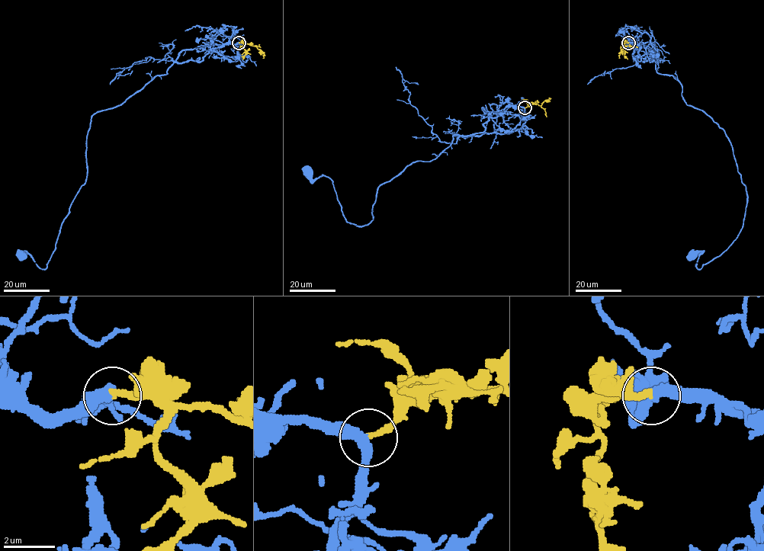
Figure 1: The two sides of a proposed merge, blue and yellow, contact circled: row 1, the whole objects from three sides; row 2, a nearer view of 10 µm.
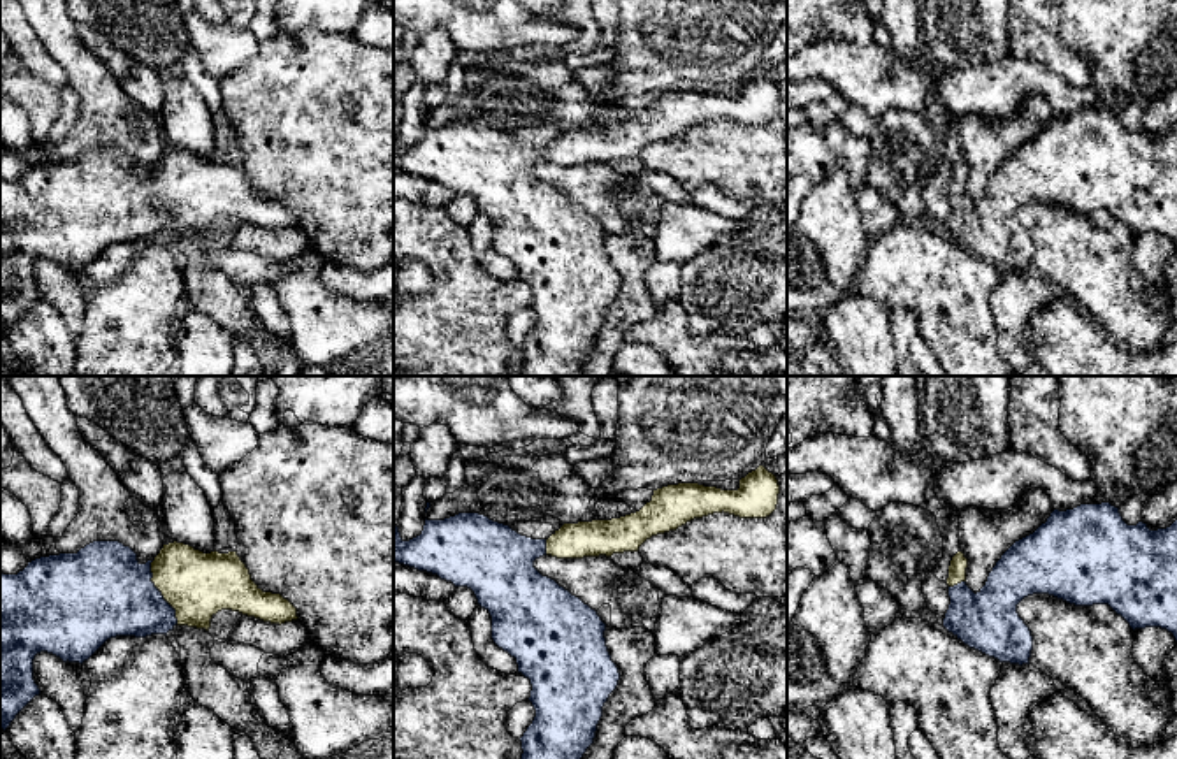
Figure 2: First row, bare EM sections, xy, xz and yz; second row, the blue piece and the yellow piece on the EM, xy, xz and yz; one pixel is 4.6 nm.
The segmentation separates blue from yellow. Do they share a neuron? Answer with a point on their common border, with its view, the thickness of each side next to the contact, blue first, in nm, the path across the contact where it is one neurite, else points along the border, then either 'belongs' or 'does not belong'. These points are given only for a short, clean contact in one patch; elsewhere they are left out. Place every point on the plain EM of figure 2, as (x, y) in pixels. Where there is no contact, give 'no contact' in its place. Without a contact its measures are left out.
meets blue in xy at (160, 199); 400 nm thick on the blue side, 300 nm on the other; runs through xy (106, 199), (160, 199), (181, 192), (197, 192); belongs

